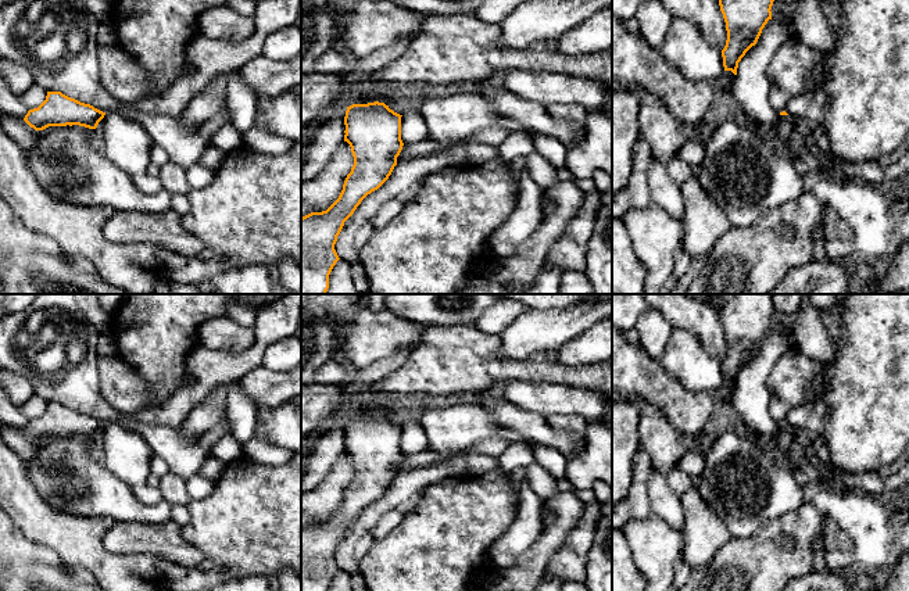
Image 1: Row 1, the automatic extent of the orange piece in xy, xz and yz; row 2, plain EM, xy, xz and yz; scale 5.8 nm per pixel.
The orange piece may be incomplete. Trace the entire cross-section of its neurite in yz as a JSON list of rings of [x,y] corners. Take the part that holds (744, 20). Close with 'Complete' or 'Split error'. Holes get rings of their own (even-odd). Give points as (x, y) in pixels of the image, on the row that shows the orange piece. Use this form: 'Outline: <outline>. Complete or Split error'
Outline: [[[719,0],[727,31],[722,50],[724,71],[737,75],[738,62],[756,44],[762,29],[772,19],[774,0]]]. Complete

